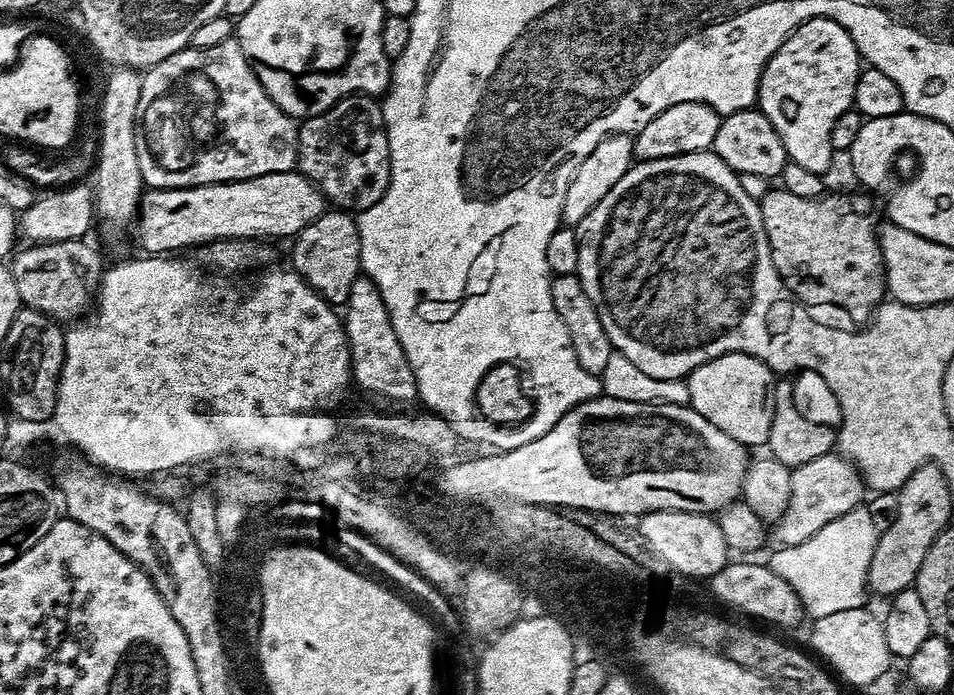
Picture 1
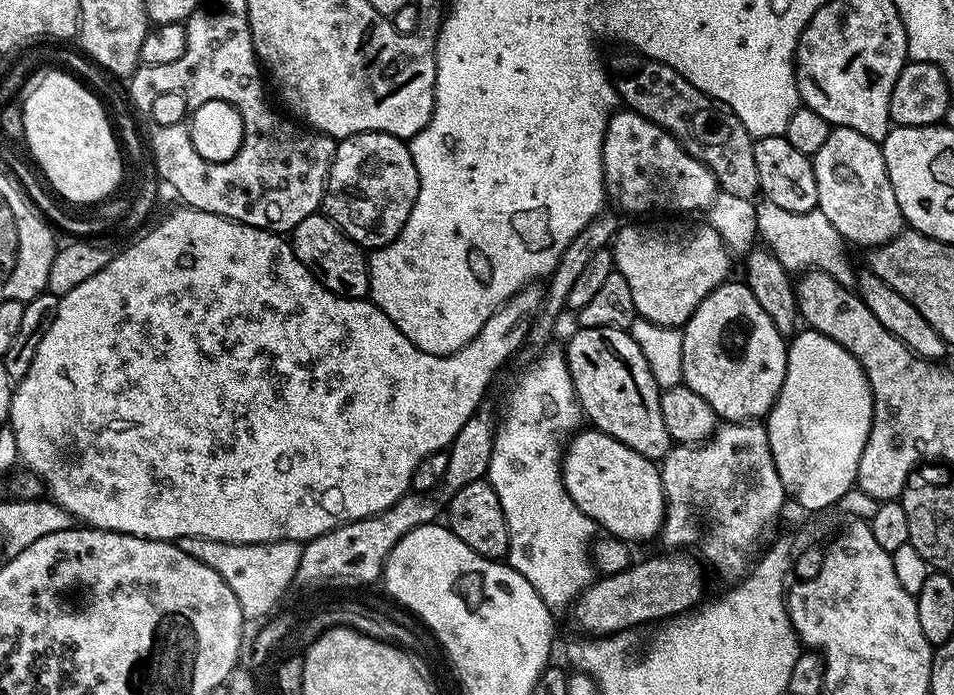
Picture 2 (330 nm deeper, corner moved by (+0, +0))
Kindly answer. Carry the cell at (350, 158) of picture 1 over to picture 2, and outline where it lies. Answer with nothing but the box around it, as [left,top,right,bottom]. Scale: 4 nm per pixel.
[323,132,418,250]

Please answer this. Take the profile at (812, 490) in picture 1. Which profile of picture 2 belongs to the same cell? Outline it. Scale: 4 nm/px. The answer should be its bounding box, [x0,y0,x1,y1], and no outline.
[571,550,704,638]

